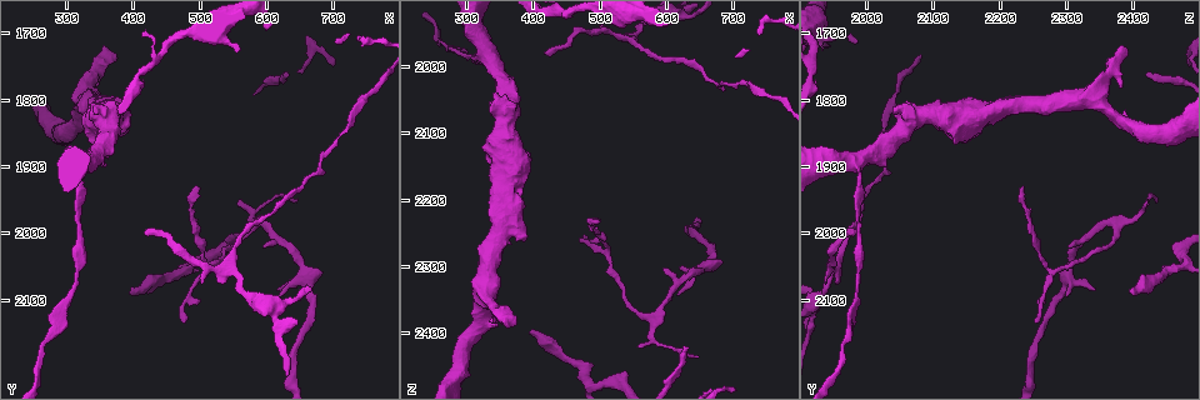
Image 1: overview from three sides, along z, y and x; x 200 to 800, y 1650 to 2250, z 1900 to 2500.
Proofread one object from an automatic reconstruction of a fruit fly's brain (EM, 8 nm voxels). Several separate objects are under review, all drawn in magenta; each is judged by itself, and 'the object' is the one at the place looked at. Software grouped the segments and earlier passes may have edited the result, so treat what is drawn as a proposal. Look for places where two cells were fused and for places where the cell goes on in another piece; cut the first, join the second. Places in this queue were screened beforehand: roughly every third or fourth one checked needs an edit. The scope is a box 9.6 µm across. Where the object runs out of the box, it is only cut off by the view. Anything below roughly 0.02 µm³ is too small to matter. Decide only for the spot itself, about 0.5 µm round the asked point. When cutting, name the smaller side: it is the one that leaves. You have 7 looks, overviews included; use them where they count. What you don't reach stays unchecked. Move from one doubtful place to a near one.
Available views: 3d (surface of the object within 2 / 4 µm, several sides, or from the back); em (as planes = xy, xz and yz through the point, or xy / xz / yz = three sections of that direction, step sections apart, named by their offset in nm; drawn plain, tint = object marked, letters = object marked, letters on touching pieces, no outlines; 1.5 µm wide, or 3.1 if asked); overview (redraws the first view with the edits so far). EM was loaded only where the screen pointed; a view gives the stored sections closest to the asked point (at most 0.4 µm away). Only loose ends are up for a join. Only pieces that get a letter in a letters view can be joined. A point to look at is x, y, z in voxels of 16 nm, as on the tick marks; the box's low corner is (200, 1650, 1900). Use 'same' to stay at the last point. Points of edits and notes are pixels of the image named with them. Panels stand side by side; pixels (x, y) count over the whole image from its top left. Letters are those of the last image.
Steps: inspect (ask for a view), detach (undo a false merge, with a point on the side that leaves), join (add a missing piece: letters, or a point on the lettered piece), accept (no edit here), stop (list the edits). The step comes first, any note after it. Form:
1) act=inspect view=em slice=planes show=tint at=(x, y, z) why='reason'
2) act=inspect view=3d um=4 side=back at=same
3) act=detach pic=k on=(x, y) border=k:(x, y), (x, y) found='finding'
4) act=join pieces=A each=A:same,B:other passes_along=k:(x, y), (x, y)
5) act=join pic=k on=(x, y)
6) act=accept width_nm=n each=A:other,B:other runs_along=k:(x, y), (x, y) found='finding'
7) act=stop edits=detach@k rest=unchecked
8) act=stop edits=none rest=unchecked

act=inspect view=3d um=4 at=(650, 1950, 2435) why='thin end'

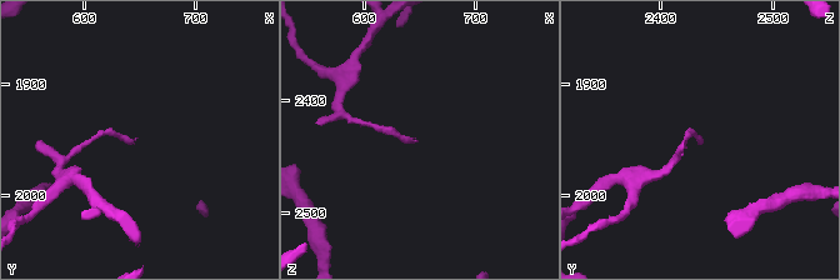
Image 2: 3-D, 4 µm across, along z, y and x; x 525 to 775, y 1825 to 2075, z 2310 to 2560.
act=inspect view=em slice=planes show=letters at=(650, 1946, 2434)

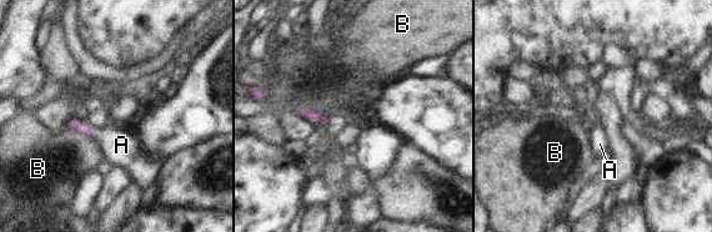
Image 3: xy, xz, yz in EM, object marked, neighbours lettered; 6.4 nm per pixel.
act=join pieces=A each=A:same,B:other passes_along=3:(84, 127), (95, 131), (121, 145) found='the cell continues'

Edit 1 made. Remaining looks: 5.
act=inspect view=overview why='redraw'

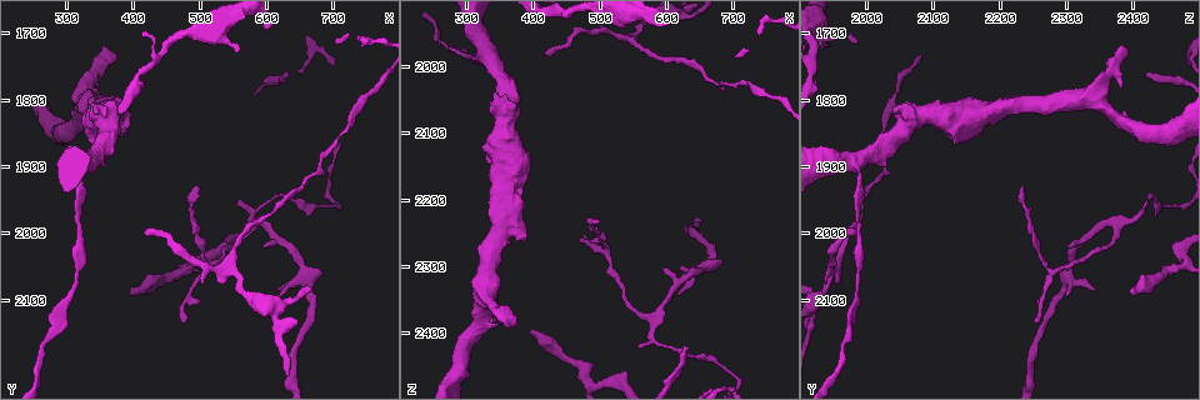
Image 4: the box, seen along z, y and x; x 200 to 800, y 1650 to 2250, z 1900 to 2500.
act=inspect view=3d um=4 at=(380, 1740, 2385) why='free end'

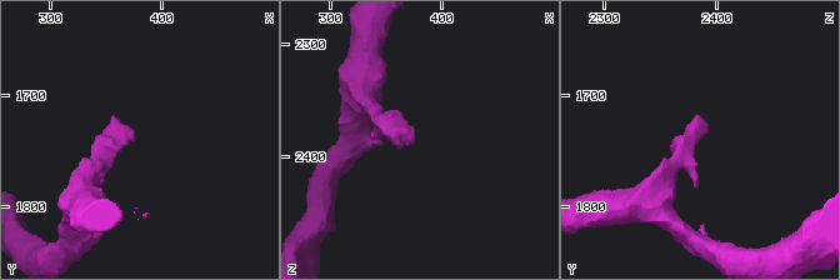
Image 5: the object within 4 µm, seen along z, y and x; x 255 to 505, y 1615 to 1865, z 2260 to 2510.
act=inspect view=em slice=yz step=8 show=letters at=(374, 1738, 2384)

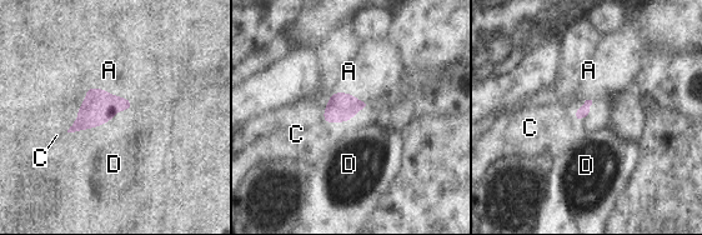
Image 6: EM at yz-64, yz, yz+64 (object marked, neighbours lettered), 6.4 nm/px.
act=join pieces=A longest_contact=D:440nm each=A:same,C:other,D:other passes_along=6:(99, 106), (106, 91), (109, 70) found='the cell continues'

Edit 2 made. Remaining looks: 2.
act=inspect view=3d um=2 at=(395, 2090, 2400) why='an open end'

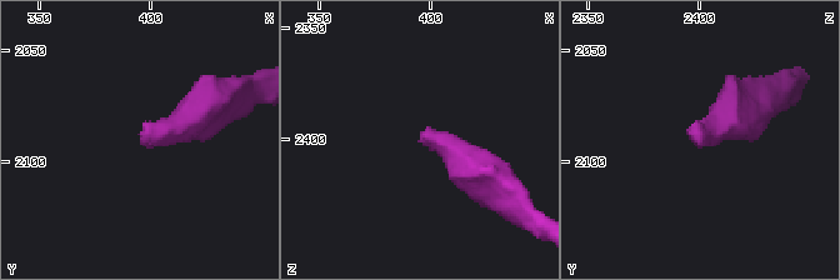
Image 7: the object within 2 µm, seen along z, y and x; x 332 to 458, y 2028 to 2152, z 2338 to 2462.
act=inspect view=em slice=planes show=letters at=(398, 2093, 2401)

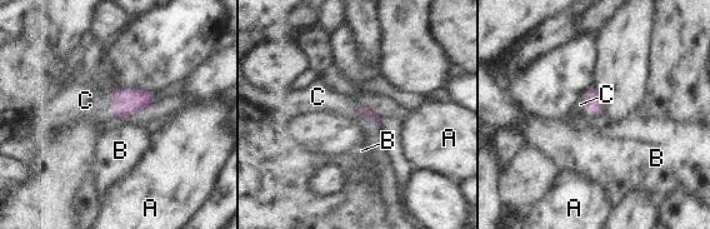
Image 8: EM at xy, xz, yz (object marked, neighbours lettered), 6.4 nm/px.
act=join pieces=C each=A:other,B:other,C:same found='it goes on there'

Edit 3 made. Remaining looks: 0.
act=stop edits=join@3,join@6,join@8 rest=unchecked

